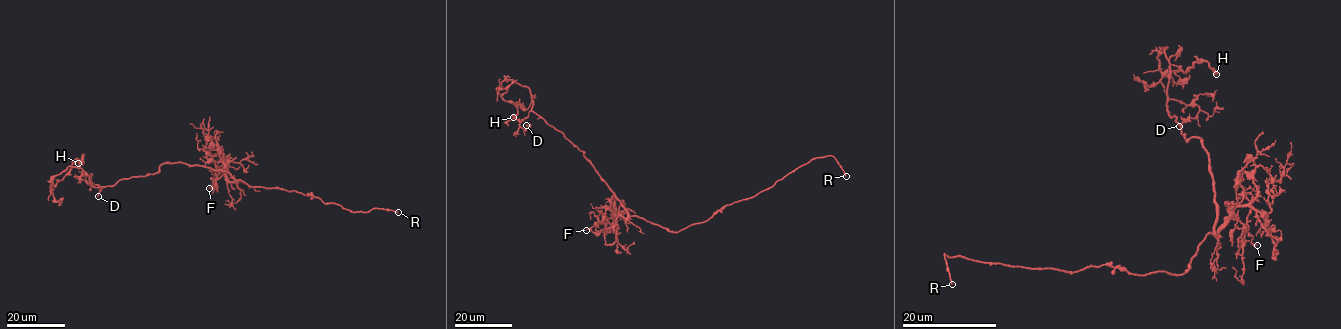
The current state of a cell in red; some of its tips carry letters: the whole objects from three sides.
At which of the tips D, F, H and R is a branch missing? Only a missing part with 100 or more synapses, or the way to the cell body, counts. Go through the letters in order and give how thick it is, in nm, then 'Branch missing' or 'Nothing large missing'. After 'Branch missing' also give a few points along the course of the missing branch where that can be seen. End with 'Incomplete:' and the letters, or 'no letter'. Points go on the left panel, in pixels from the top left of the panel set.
D: Thickness 140 nm. Nothing large missing
F: Thickness 130 nm. Nothing large missing
H: Thickness 500 nm. Nothing large missing
R: Thickness 180 nm. Branch missing
Incomplete: R

